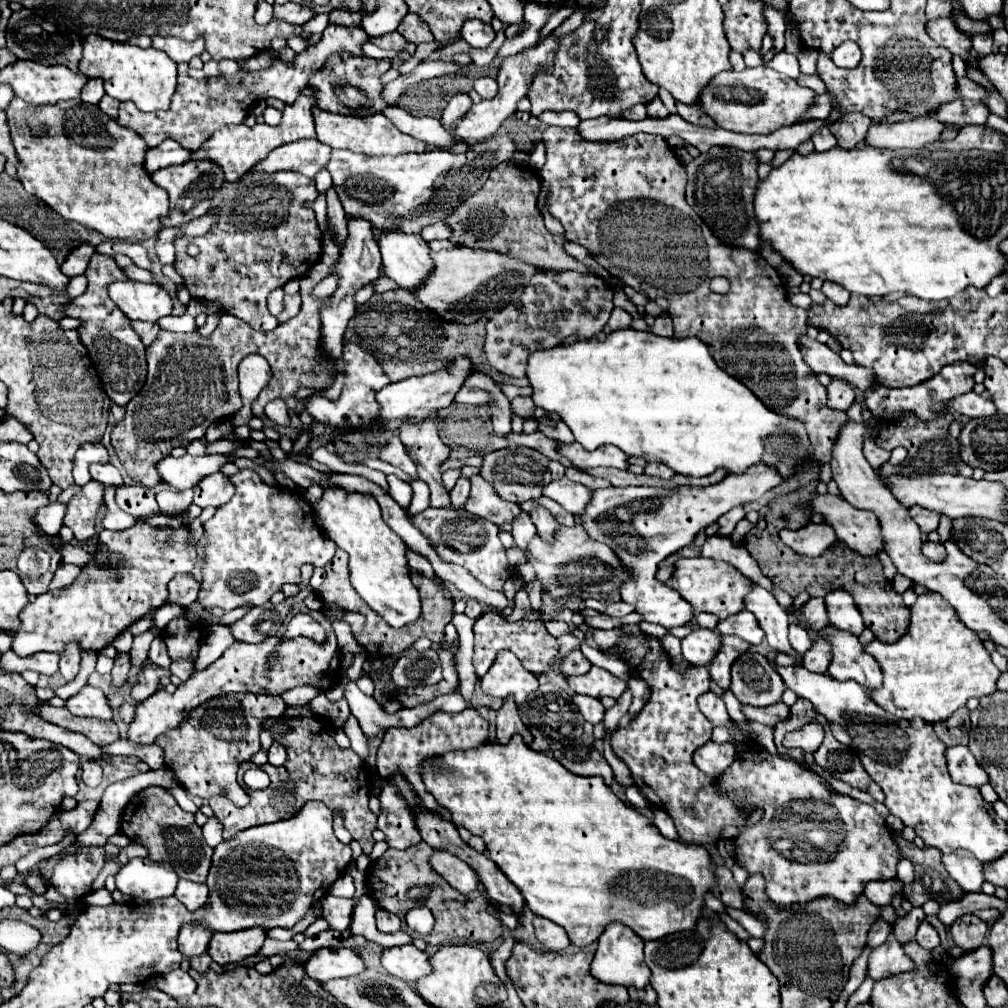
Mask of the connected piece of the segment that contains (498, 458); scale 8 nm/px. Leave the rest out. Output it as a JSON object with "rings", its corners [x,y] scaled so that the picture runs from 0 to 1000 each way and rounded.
{"rings":[[[506,441],[502,445],[494,445],[494,447],[480,451],[476,471],[484,479],[488,479],[490,485],[494,485],[494,491],[498,495],[510,497],[510,499],[518,499],[518,497],[524,497],[524,495],[530,495],[530,493],[538,493],[540,483],[548,477],[546,467],[544,467],[544,453],[540,453],[538,449],[534,449],[526,443],[516,443],[516,441]]]}

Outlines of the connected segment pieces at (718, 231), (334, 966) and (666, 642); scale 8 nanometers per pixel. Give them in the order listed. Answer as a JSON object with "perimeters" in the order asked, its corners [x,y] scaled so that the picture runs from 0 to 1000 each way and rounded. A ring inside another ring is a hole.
{"perimeters":[[[[706,146],[702,152],[690,156],[683,166],[681,195],[685,205],[706,227],[708,235],[726,245],[740,245],[744,249],[754,247],[754,225],[748,211],[748,193],[752,186],[748,152],[738,152],[726,146]]],[[[315,941],[304,955],[304,965],[313,973],[321,975],[335,969],[357,967],[363,957],[355,945],[349,941]]],[[[659,630],[657,632],[657,642],[659,642],[659,646],[665,650],[665,652],[671,652],[671,650],[675,650],[675,634],[673,632],[669,632],[669,630]]]]}

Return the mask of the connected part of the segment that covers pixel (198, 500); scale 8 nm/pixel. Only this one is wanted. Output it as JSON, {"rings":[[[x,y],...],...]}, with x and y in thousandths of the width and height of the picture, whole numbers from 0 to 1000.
{"rings":[[[212,469],[192,483],[192,499],[196,503],[218,503],[232,493],[232,479],[222,469]]]}

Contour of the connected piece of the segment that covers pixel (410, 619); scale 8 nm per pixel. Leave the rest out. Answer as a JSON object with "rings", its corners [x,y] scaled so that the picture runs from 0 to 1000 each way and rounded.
{"rings":[[[323,485],[317,499],[313,501],[313,511],[325,533],[347,551],[347,576],[355,590],[391,624],[397,624],[405,618],[411,618],[417,612],[417,592],[415,584],[407,576],[405,566],[405,543],[403,539],[381,519],[379,509],[371,493],[359,491],[359,489],[343,489],[341,485]]]}

